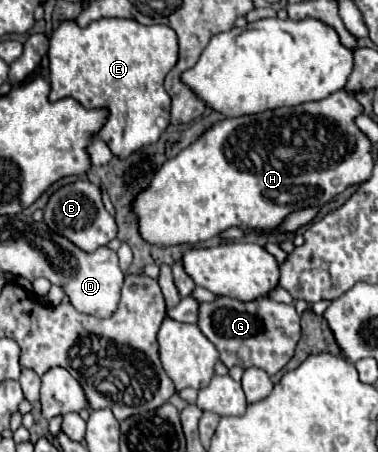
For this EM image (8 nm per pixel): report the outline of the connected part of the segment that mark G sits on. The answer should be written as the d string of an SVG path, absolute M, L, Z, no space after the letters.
M218 296L214 302L200 302L198 328L218 348L220 360L232 368L262 368L270 376L280 372L290 358L300 336L300 316L292 304L280 304L270 298L258 298L254 302L240 302L234 298Z

